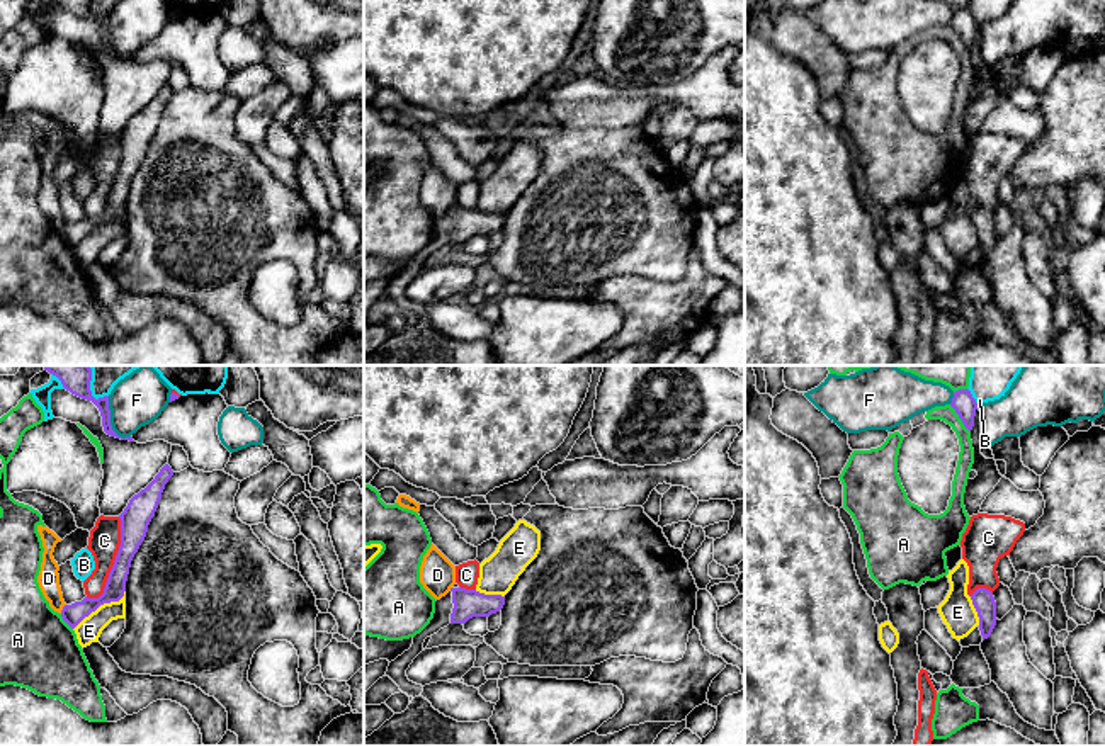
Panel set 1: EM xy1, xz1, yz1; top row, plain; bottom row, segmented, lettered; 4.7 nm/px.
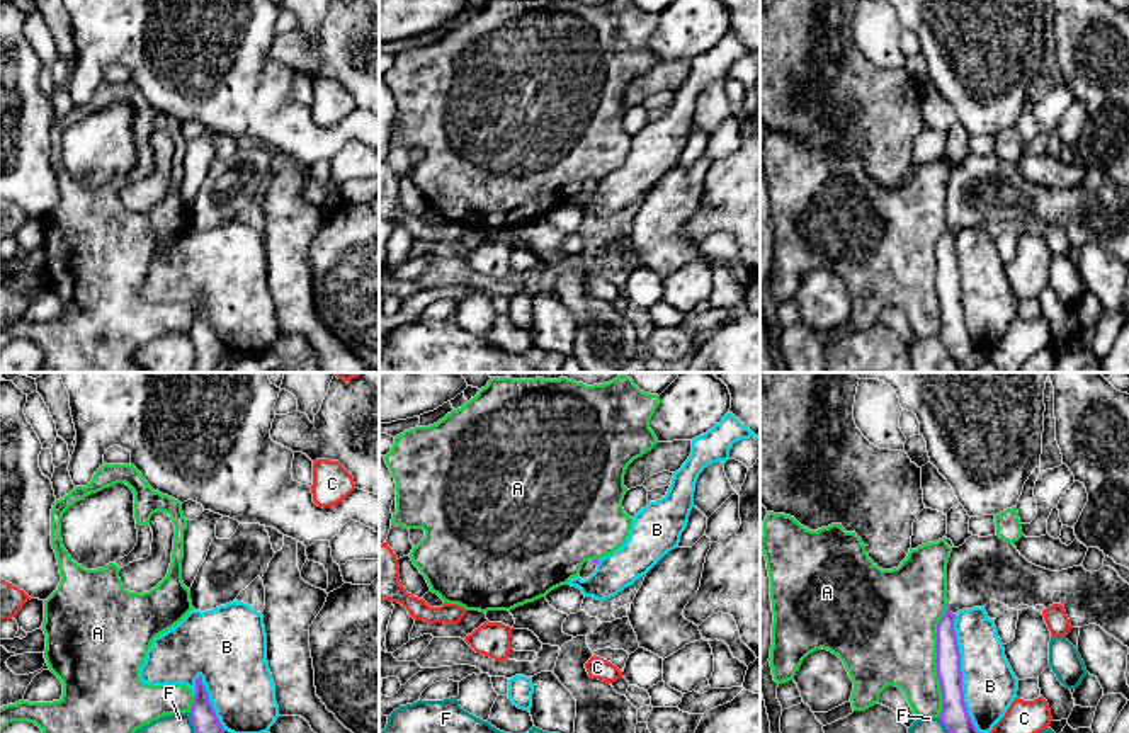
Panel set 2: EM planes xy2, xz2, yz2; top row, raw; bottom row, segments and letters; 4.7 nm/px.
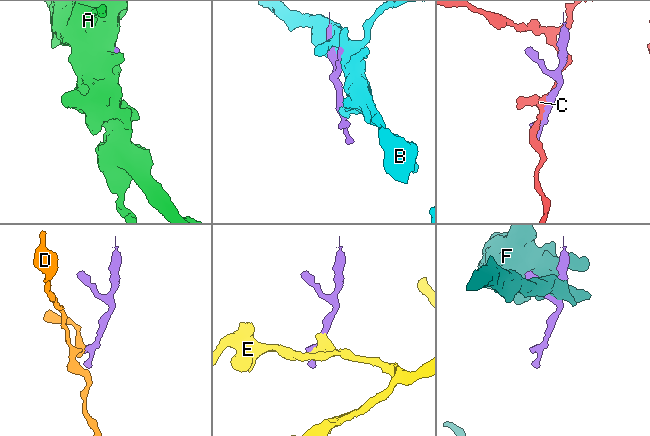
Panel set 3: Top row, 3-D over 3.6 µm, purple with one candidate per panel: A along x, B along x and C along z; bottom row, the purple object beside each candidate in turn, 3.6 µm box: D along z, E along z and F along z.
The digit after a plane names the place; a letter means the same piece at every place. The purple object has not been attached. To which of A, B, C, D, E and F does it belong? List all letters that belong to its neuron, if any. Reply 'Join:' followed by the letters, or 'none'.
Join: none

